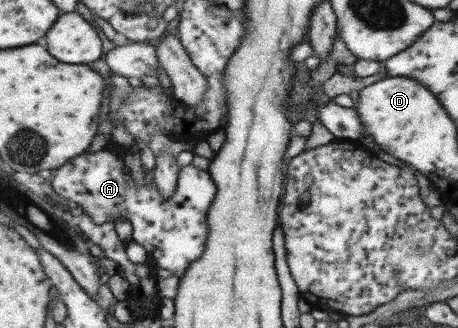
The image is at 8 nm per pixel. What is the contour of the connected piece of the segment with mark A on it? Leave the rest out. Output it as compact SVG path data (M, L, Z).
M118 144L97 152L78 154L56 169L56 176L51 181L52 187L65 202L72 200L78 206L82 206L83 212L86 212L95 224L115 223L117 218L128 220L133 228L132 240L146 249L156 266L170 270L172 274L180 277L192 262L196 262L202 256L206 248L206 214L216 196L216 183L208 170L203 171L192 164L187 165L180 169L174 193L170 197L164 197L156 183L138 186L130 173L126 173L129 169L124 165L124 157L125 150Z

